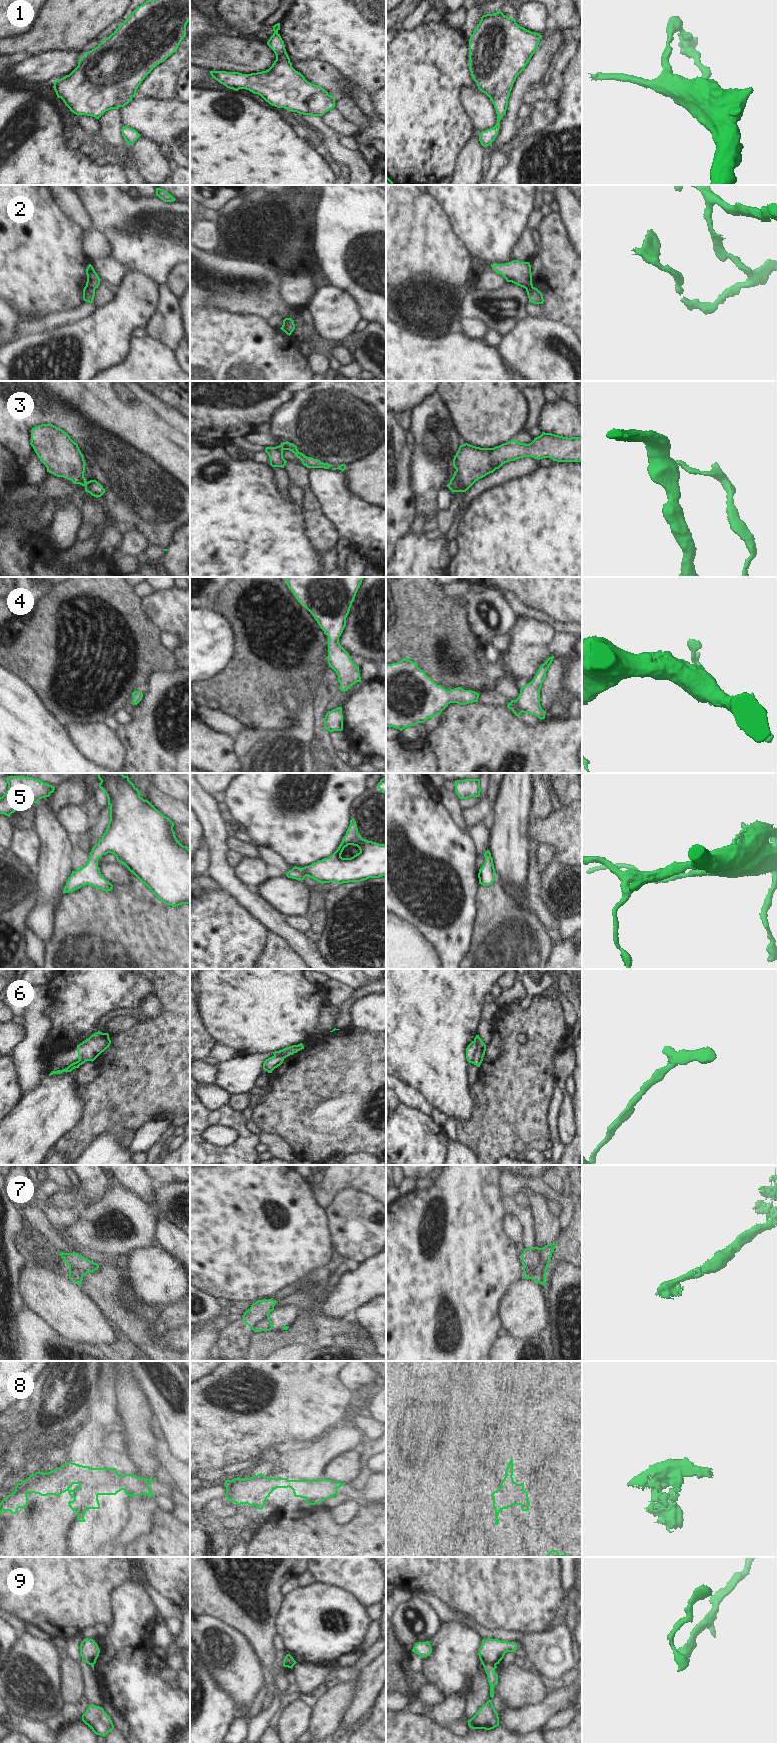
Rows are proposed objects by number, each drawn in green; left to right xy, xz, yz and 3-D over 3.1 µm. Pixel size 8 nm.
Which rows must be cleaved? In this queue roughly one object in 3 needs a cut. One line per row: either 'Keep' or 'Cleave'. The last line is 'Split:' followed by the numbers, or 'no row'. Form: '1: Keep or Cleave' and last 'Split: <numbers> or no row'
1: Keep
2: Cleave
3: Cleave
4: Keep
5: Keep
6: Cleave
7: Keep
8: Keep
9: Cleave
Split: 2, 3, 6, 9

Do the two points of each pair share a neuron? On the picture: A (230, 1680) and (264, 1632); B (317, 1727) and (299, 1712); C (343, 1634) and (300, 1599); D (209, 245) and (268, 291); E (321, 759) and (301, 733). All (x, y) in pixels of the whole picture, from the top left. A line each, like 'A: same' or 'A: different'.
A: different
B: different
C: same
D: different
E: different

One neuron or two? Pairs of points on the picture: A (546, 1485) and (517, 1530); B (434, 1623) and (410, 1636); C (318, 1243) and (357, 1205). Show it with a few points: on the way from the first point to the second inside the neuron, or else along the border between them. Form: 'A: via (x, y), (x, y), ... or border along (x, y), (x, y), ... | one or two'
A: border along (528, 1511), (536, 1516), (537, 1534) | two
B: via (428, 1629), (416, 1641) | one
C: border along (326, 1208), (329, 1217), (332, 1245), (335, 1249) | two

